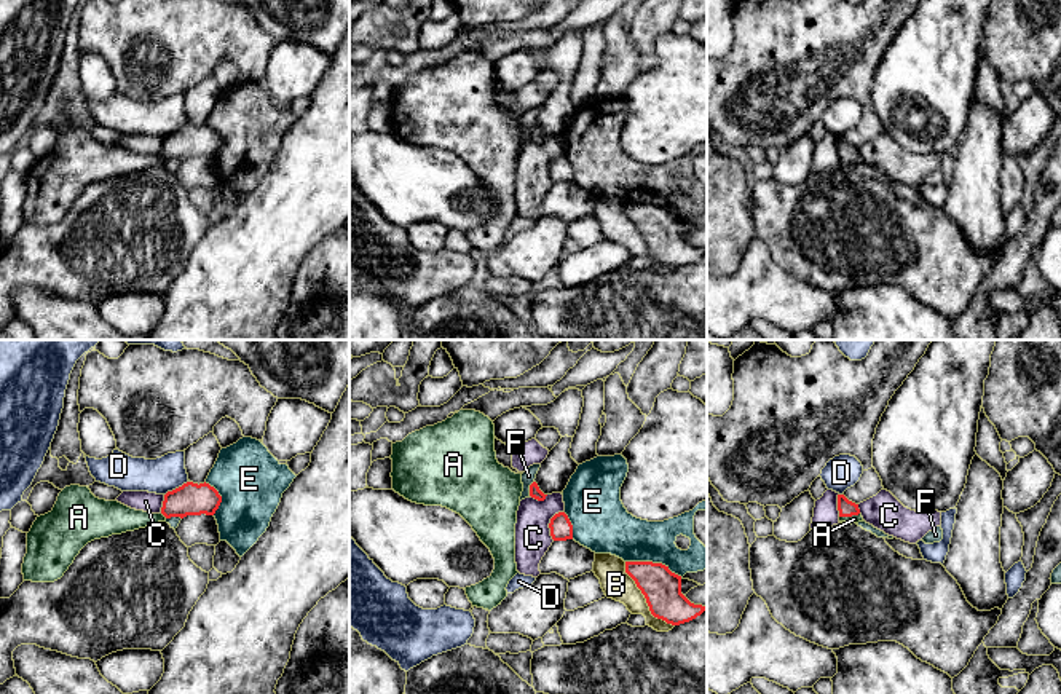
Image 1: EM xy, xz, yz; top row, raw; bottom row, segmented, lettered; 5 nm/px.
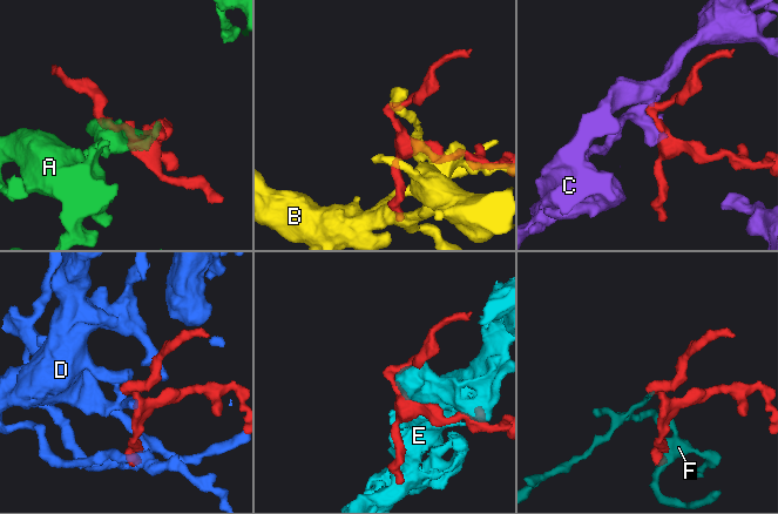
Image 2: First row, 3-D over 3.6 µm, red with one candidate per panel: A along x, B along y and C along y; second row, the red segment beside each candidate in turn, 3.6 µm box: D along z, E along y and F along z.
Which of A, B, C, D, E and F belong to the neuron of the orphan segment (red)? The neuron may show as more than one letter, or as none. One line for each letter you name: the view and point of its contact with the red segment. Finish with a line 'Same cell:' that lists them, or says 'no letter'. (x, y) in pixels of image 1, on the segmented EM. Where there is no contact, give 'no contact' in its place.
A: xy (165, 516)
Same cell: A

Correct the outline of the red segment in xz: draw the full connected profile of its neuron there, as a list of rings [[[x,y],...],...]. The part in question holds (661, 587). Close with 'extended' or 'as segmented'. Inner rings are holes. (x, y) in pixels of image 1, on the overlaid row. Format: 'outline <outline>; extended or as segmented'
outline [[[625,562],[625,573],[635,581],[654,617],[672,625],[689,622],[707,606],[691,603],[681,593],[681,576],[653,562]]]; as segmented

